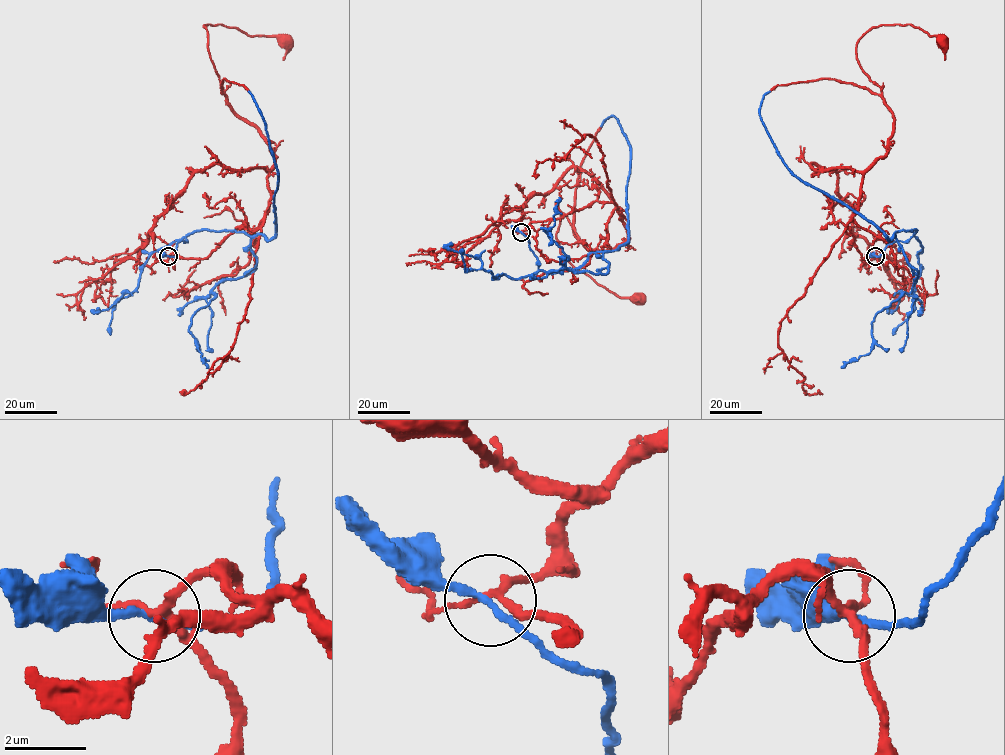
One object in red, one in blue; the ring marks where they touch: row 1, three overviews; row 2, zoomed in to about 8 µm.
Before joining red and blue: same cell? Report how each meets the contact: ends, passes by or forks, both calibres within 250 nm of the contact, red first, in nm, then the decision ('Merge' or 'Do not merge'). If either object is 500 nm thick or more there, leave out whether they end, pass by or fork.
At the ring red forks. At the ring blue passes by. Thickness 170 nm (red) against 170 nm. Merge

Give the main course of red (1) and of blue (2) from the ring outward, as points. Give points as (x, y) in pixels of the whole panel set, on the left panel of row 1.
1: (169, 256), (205, 259), (242, 225), (257, 230), (269, 210), (274, 157), (228, 103), (204, 26), (287, 41)
2: (168, 256), (204, 230), (274, 236), (277, 167), (249, 91)

